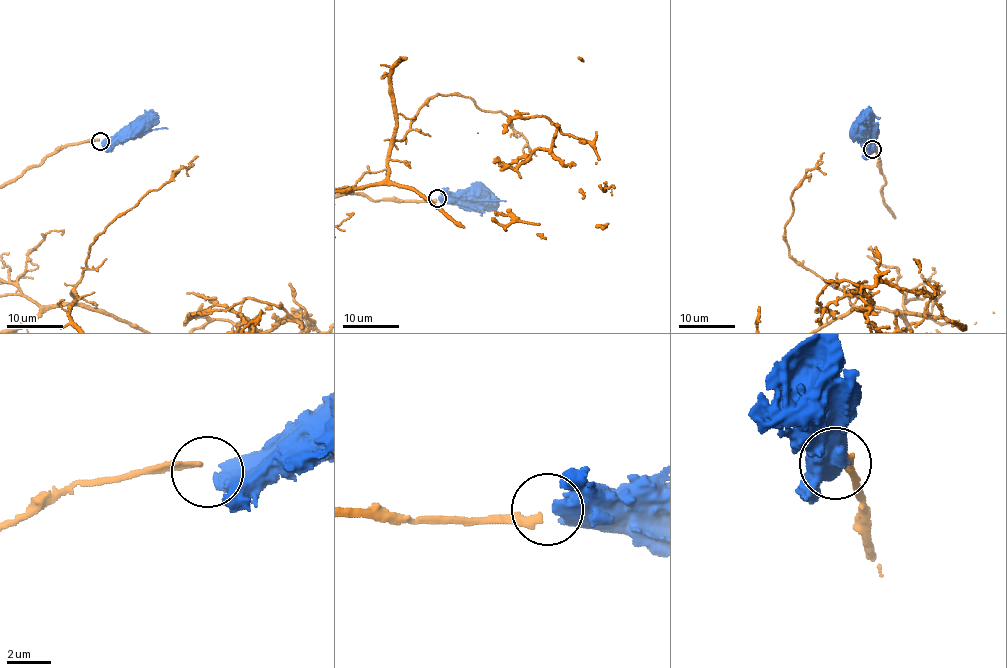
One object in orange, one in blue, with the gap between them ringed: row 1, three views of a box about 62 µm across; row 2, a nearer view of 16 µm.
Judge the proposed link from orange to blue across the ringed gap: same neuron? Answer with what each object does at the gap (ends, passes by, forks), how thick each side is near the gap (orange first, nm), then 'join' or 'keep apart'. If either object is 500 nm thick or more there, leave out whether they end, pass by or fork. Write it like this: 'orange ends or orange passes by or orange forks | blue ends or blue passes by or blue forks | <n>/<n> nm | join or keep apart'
280/650 nm | keep apart

